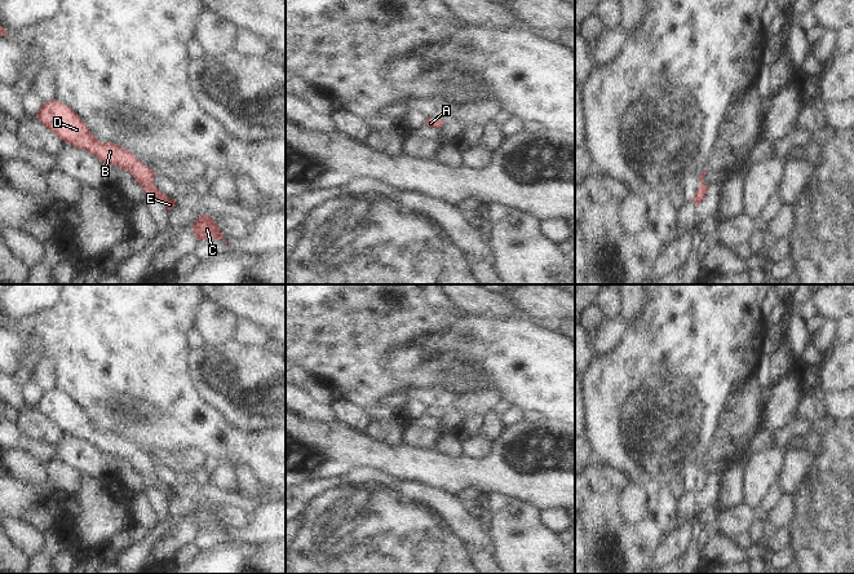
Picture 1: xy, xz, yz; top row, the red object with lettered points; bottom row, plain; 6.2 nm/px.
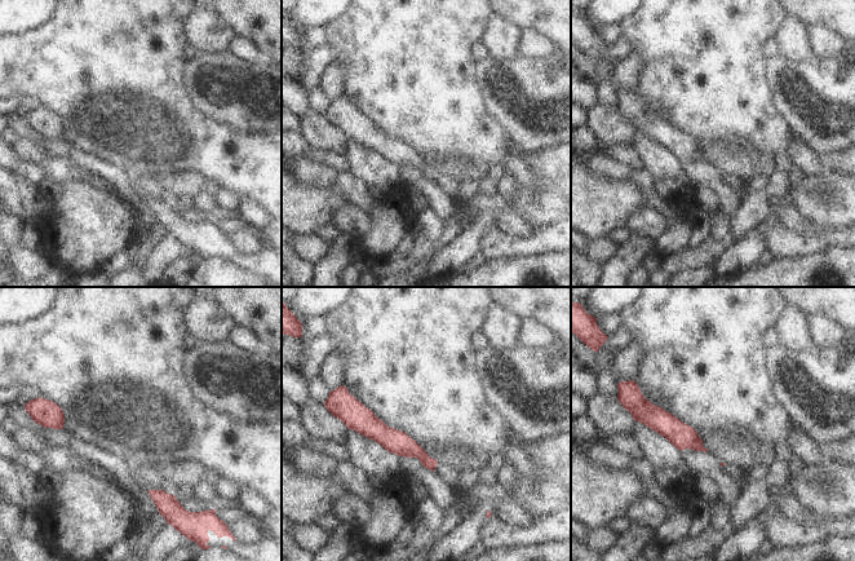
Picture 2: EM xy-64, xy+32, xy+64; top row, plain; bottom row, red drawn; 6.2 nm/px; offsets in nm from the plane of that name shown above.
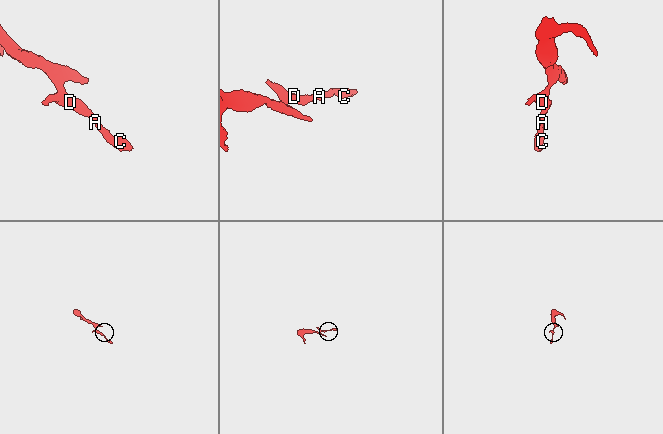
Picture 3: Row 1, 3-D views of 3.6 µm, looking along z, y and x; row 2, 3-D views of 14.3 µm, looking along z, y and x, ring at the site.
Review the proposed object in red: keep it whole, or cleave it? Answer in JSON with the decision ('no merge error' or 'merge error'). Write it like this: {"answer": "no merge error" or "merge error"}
{"answer": "no merge error"}

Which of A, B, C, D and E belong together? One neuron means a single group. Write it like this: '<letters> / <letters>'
A B C D E

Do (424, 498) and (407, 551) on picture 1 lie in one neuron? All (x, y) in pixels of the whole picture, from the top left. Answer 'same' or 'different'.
different

